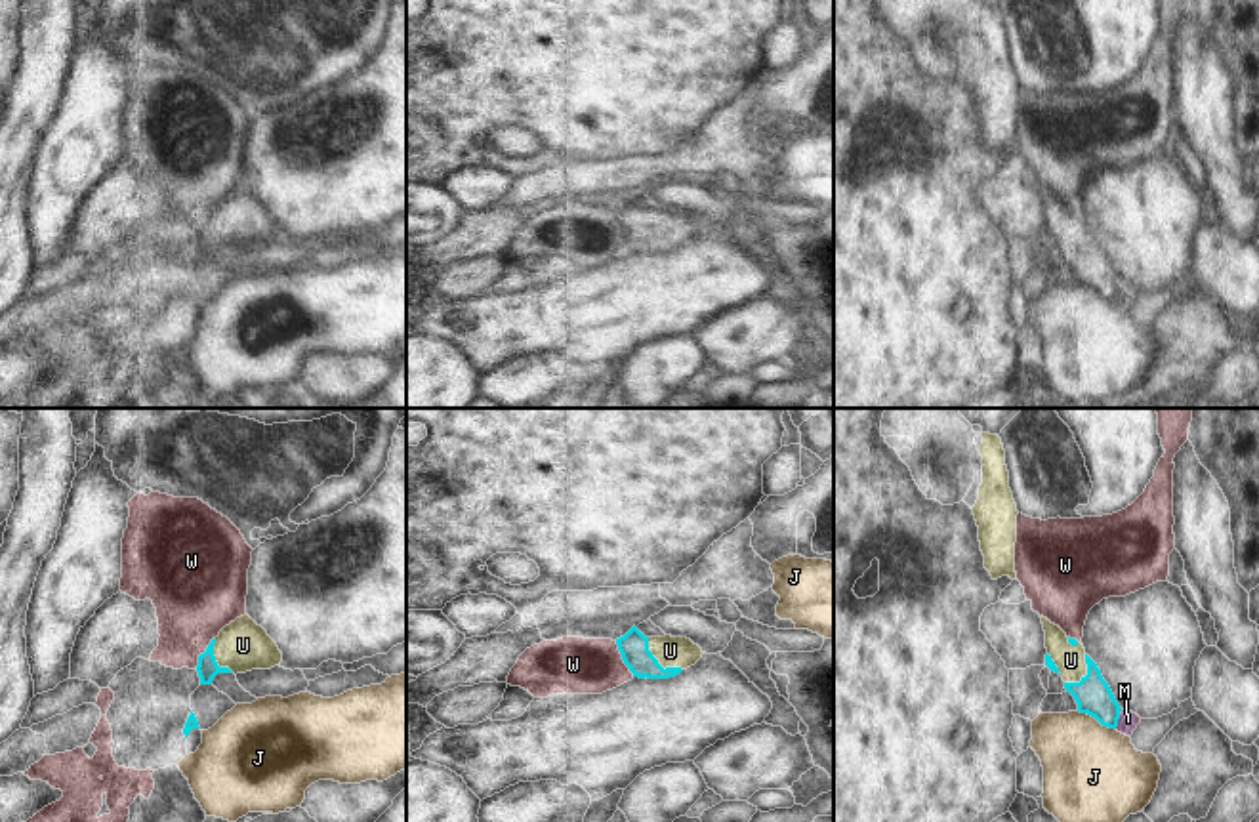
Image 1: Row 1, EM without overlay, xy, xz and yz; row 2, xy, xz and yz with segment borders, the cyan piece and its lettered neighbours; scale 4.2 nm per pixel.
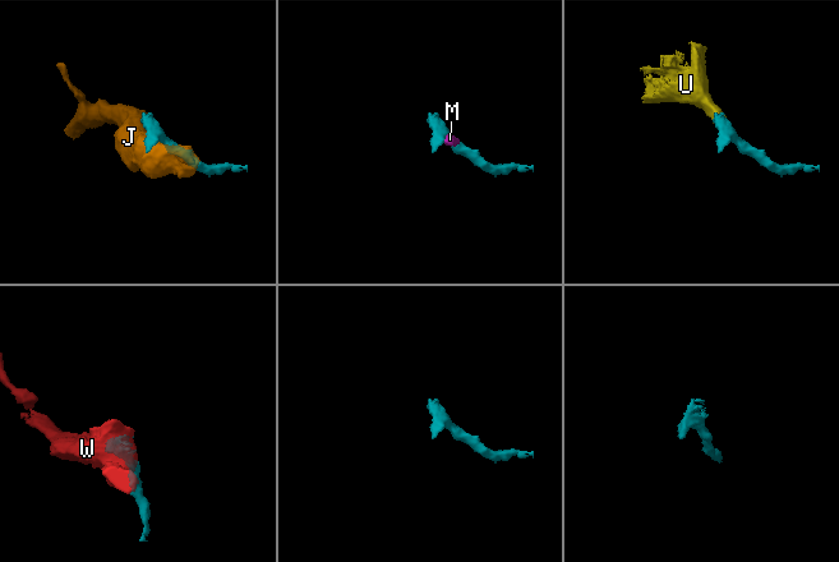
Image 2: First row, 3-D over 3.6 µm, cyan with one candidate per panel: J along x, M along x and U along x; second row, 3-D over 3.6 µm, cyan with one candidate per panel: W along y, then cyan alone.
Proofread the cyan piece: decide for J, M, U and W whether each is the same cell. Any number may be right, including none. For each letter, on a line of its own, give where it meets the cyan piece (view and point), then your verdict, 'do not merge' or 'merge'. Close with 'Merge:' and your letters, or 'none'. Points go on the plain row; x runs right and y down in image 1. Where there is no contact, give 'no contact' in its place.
J: contact yz (1097, 292); do not merge
M: contact yz (1118, 290); do not merge
U: contact xz (657, 235); merge
W: contact xz (622, 231); do not merge
Merge: U

